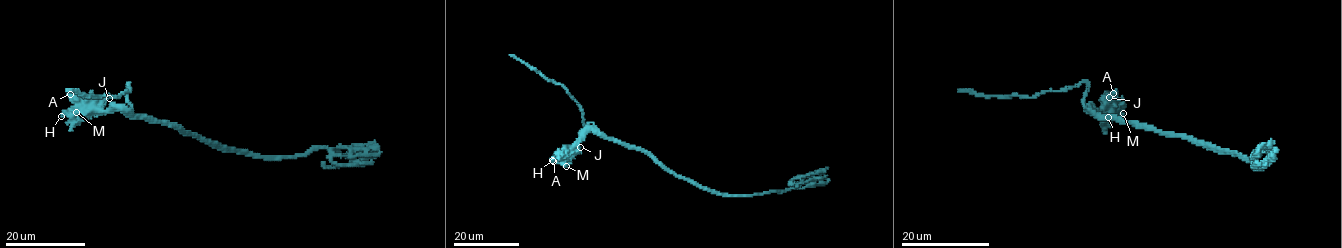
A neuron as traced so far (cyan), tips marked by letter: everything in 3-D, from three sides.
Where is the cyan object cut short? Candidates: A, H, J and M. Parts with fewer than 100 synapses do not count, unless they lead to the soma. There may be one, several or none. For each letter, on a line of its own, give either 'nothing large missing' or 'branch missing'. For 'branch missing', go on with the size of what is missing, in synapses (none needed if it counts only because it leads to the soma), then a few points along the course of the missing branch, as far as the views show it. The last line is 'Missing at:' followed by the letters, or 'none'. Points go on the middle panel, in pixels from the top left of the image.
A: nothing large missing
H: nothing large missing
J: nothing large missing
M: nothing large missing
Missing at: none

